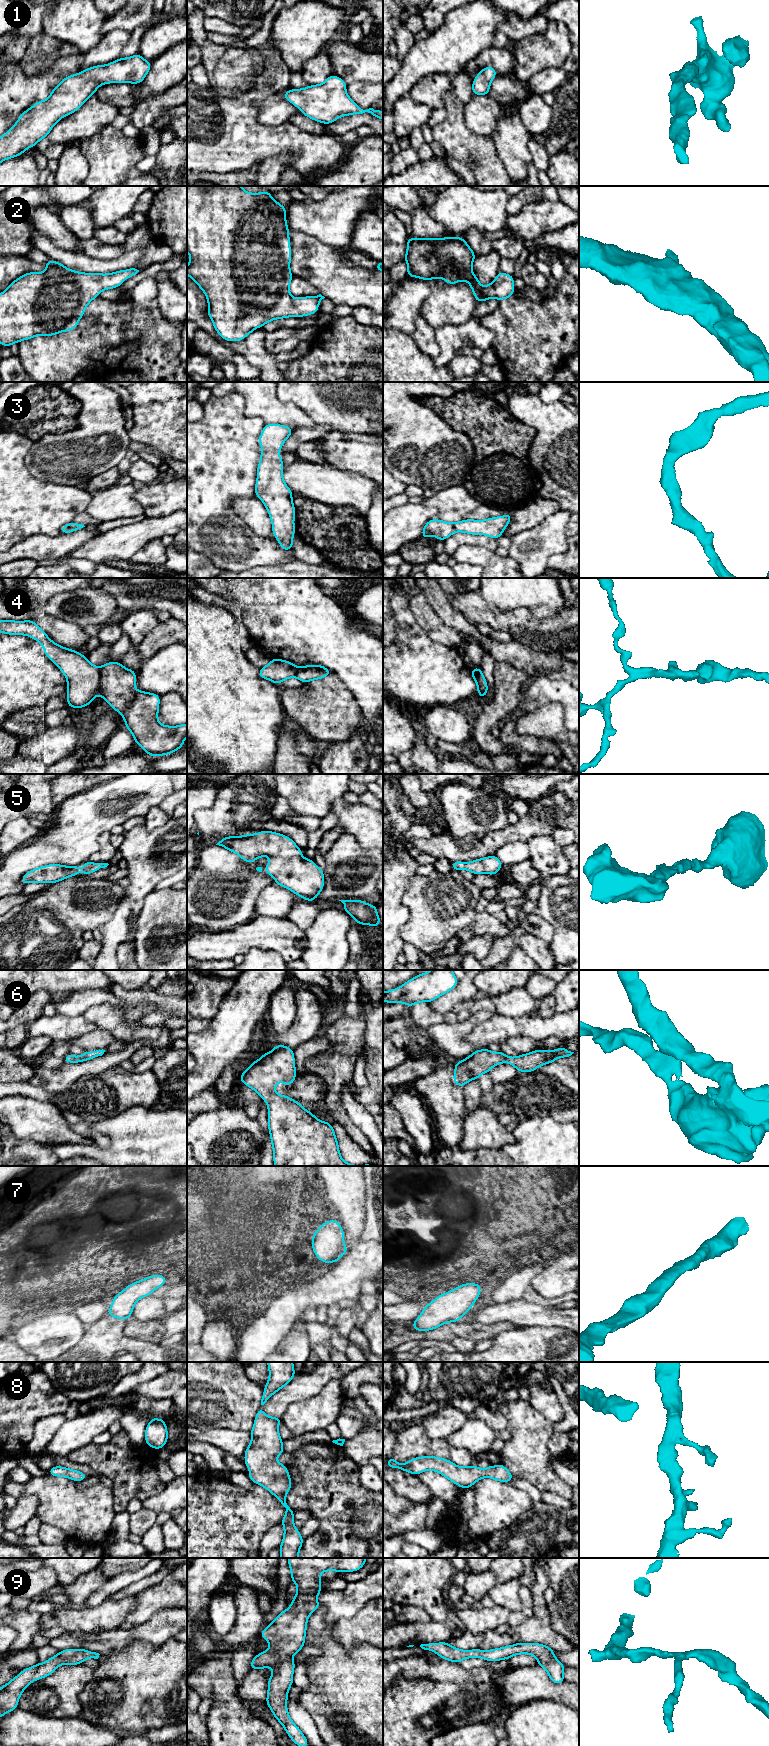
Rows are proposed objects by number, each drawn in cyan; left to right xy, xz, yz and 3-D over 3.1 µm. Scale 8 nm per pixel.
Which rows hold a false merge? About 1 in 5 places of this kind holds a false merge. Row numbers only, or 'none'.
4

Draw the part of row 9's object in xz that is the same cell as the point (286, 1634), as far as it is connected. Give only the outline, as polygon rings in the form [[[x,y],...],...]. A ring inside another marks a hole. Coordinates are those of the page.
[[[288,1558],[291,1570],[291,1581],[297,1584],[297,1593],[290,1602],[291,1607],[285,1608],[269,1626],[263,1629],[260,1637],[266,1639],[270,1648],[256,1655],[250,1662],[251,1670],[273,1668],[272,1676],[268,1679],[268,1692],[266,1704],[271,1709],[274,1717],[284,1727],[286,1734],[298,1746],[308,1746],[309,1742],[302,1731],[294,1724],[287,1711],[287,1697],[289,1688],[293,1685],[293,1671],[295,1663],[293,1655],[299,1652],[305,1645],[307,1621],[310,1614],[316,1611],[320,1604],[317,1595],[323,1591],[321,1588],[320,1575],[323,1571],[349,1571],[361,1569],[367,1558]]]

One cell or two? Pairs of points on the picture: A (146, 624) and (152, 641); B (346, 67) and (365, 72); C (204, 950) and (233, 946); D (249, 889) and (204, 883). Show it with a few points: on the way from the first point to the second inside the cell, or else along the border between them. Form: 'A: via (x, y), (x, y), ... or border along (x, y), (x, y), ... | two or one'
A: border along (160, 622), (138, 644) | two
B: via (351, 67), (360, 67) | one
C: via (211, 946), (226, 946) | one
D: via (238, 889), (215, 889) | one

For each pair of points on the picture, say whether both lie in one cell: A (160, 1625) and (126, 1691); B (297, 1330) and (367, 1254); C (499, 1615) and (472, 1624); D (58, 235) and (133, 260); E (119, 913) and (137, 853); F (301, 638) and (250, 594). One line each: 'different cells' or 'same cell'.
A: different cells
B: different cells
C: same cell
D: different cells
E: same cell
F: same cell

